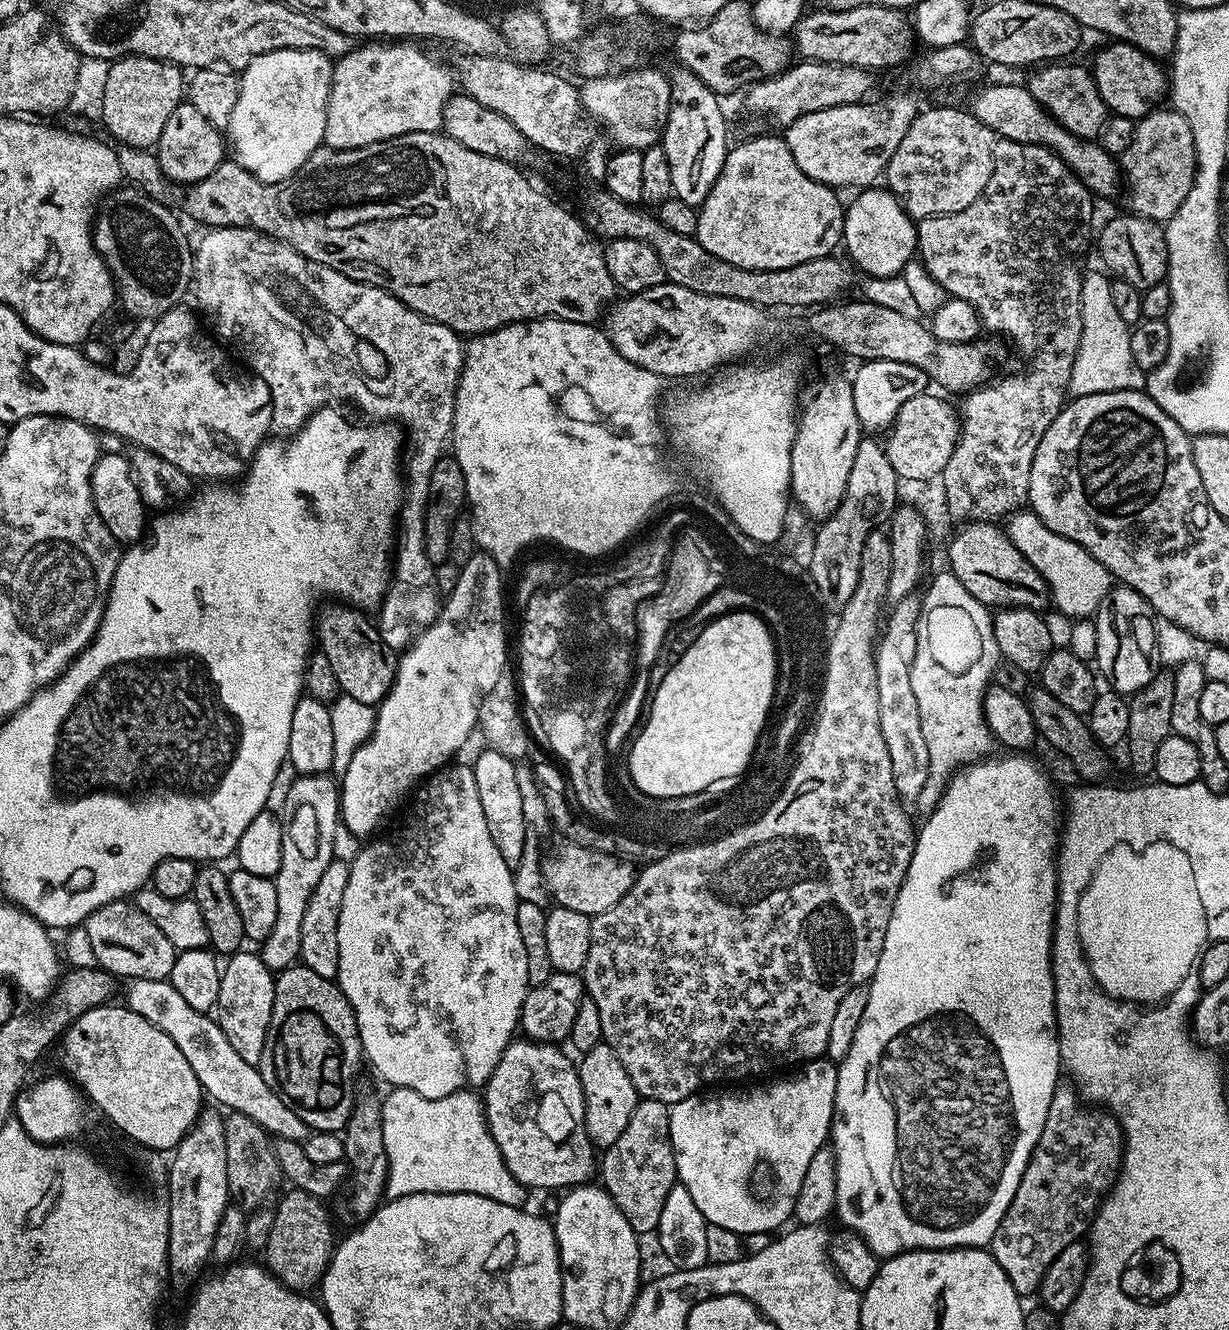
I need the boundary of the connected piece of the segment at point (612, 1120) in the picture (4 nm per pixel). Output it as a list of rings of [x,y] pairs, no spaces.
[[[606,1043],[594,1046],[594,1050],[583,1053],[579,1061],[578,1071],[582,1090],[584,1091],[584,1121],[588,1127],[588,1137],[597,1149],[609,1148],[626,1130],[626,1122],[630,1122],[630,1114],[637,1102],[636,1087],[630,1082],[630,1074],[626,1074],[626,1066],[618,1062],[618,1054]]]

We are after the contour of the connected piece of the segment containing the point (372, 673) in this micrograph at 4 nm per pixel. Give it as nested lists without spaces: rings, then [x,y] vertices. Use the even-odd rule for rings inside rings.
[[[340,602],[329,604],[332,604],[329,608],[321,607],[315,617],[314,636],[318,644],[320,640],[319,647],[334,670],[334,678],[338,678],[341,693],[366,704],[379,705],[396,681],[397,657],[382,642],[379,627],[373,621],[371,624],[363,611]]]

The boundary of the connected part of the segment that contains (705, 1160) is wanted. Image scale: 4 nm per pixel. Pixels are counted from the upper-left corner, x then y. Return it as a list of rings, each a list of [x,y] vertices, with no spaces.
[[[827,1058],[810,1060],[799,1070],[793,1071],[796,1073],[786,1077],[785,1080],[769,1079],[767,1082],[752,1082],[747,1086],[737,1087],[740,1088],[737,1092],[712,1092],[709,1096],[697,1094],[671,1105],[670,1138],[672,1139],[672,1149],[676,1155],[677,1179],[688,1190],[694,1204],[697,1205],[709,1224],[723,1226],[726,1230],[747,1236],[747,1234],[762,1234],[774,1230],[787,1219],[790,1220],[793,1217],[794,1202],[797,1201],[799,1187],[805,1178],[806,1168],[810,1166],[810,1158],[814,1158],[814,1154],[818,1154],[818,1150],[825,1147],[832,1130],[832,1118],[836,1110],[836,1087],[838,1086],[836,1070],[837,1065]]]

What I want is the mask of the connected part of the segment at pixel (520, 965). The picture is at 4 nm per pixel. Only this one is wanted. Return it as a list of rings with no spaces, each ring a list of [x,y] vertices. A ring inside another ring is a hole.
[[[456,763],[433,772],[415,789],[412,805],[411,800],[407,805],[404,825],[393,836],[373,839],[368,842],[373,844],[365,843],[361,847],[348,865],[350,878],[346,878],[346,894],[342,894],[342,906],[338,910],[338,974],[335,981],[356,1015],[363,1059],[372,1063],[373,1070],[388,1086],[414,1090],[420,1098],[446,1098],[455,1092],[476,1090],[488,1083],[490,1074],[494,1074],[494,1066],[498,1066],[502,1054],[517,1035],[522,1002],[530,987],[526,974],[526,946],[522,946],[522,934],[518,934],[518,895],[513,869],[506,858],[498,854],[498,846],[494,846],[494,838],[490,838],[490,830],[486,830],[486,814],[482,814],[472,764]]]

